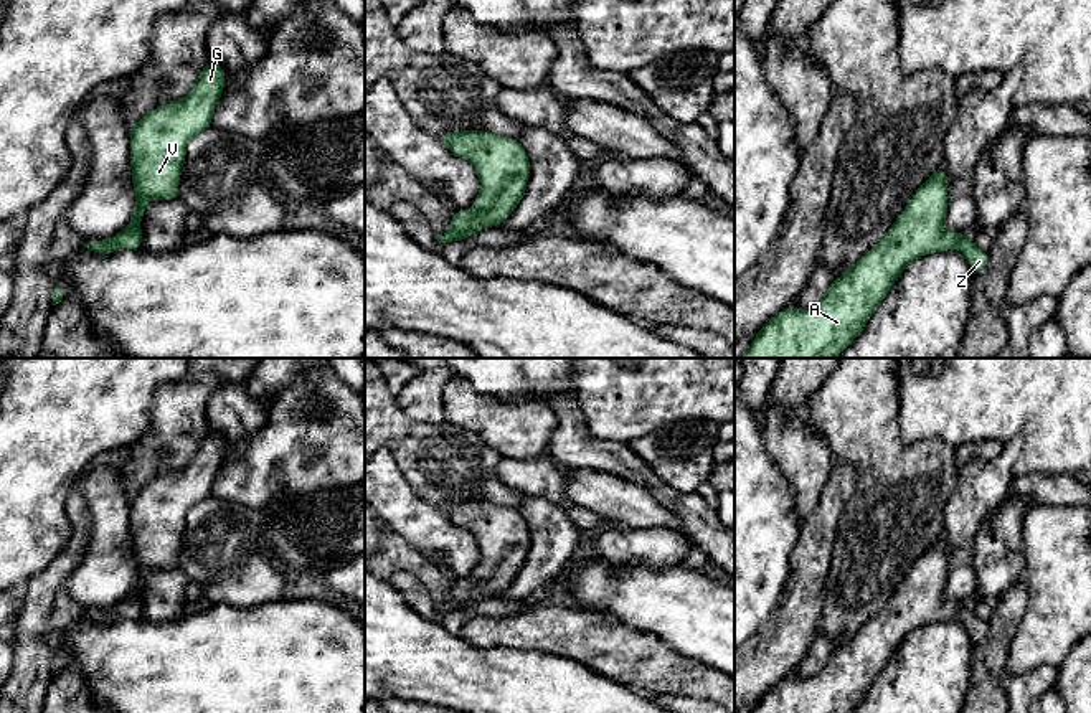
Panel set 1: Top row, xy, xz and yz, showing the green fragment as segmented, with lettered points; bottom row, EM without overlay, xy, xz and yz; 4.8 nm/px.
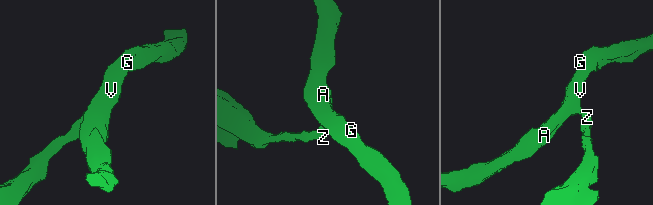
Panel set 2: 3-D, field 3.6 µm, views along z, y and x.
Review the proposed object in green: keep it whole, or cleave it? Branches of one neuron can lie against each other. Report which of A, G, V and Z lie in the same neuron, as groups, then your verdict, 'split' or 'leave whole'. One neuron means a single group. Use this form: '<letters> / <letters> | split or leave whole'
A G V Z | leave whole

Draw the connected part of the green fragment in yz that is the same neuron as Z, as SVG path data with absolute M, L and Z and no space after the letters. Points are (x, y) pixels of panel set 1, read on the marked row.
M939 167L913 195L888 234L852 269L827 289L824 299L809 309L786 307L754 335L753 345L741 358L837 358L863 330L868 319L886 297L904 267L916 257L957 248L977 276L985 269L989 253L979 249L969 234L944 228L947 215L947 177Z

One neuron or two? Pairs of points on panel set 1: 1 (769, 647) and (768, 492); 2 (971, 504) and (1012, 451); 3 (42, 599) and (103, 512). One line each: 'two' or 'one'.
1: two
2: one
3: two

